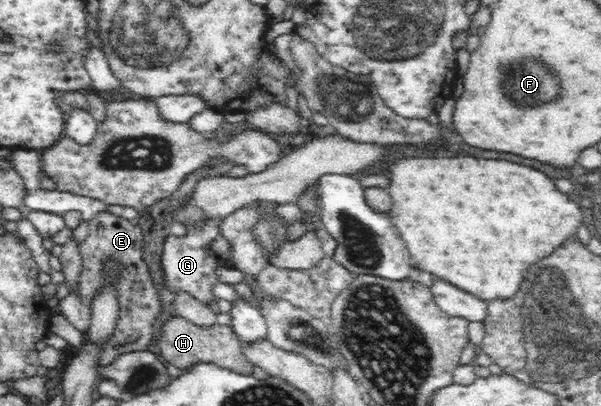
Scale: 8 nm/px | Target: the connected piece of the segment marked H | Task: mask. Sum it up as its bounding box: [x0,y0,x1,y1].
[156,313,253,374]

